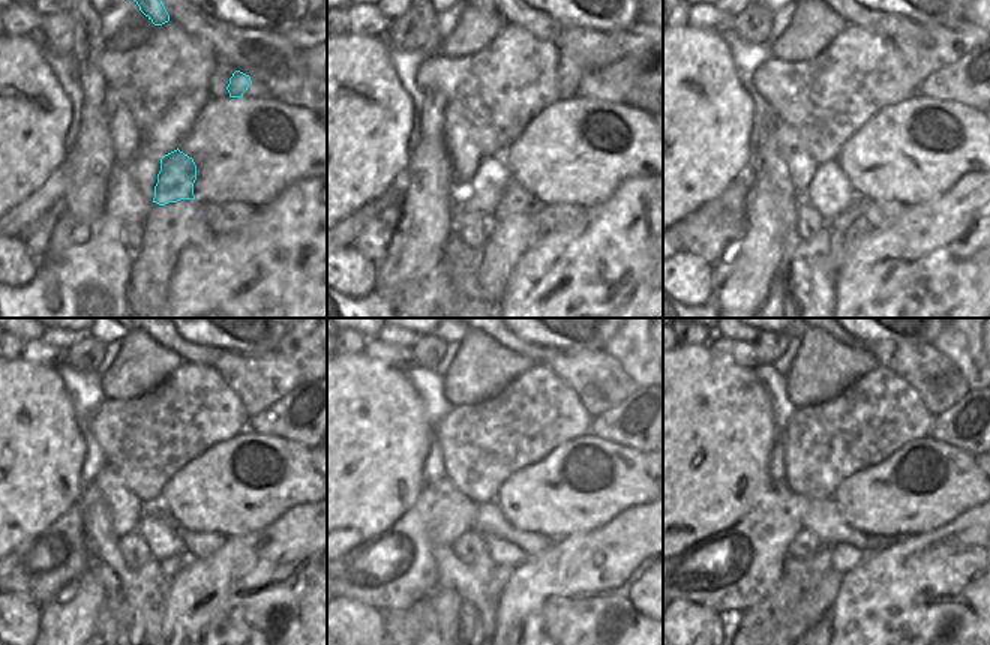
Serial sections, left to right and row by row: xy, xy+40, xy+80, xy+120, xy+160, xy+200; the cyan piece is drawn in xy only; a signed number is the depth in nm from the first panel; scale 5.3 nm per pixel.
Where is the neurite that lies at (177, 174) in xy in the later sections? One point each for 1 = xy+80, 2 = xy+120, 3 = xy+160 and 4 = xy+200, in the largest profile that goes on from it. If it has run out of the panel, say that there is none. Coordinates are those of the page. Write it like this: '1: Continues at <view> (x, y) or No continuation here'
1: Continues at xy+80 (842, 222)
2: Continues at xy+120 (168, 567)
3: Continues at xy+160 (501, 573)
4: Continues at xy+200 (816, 602)

